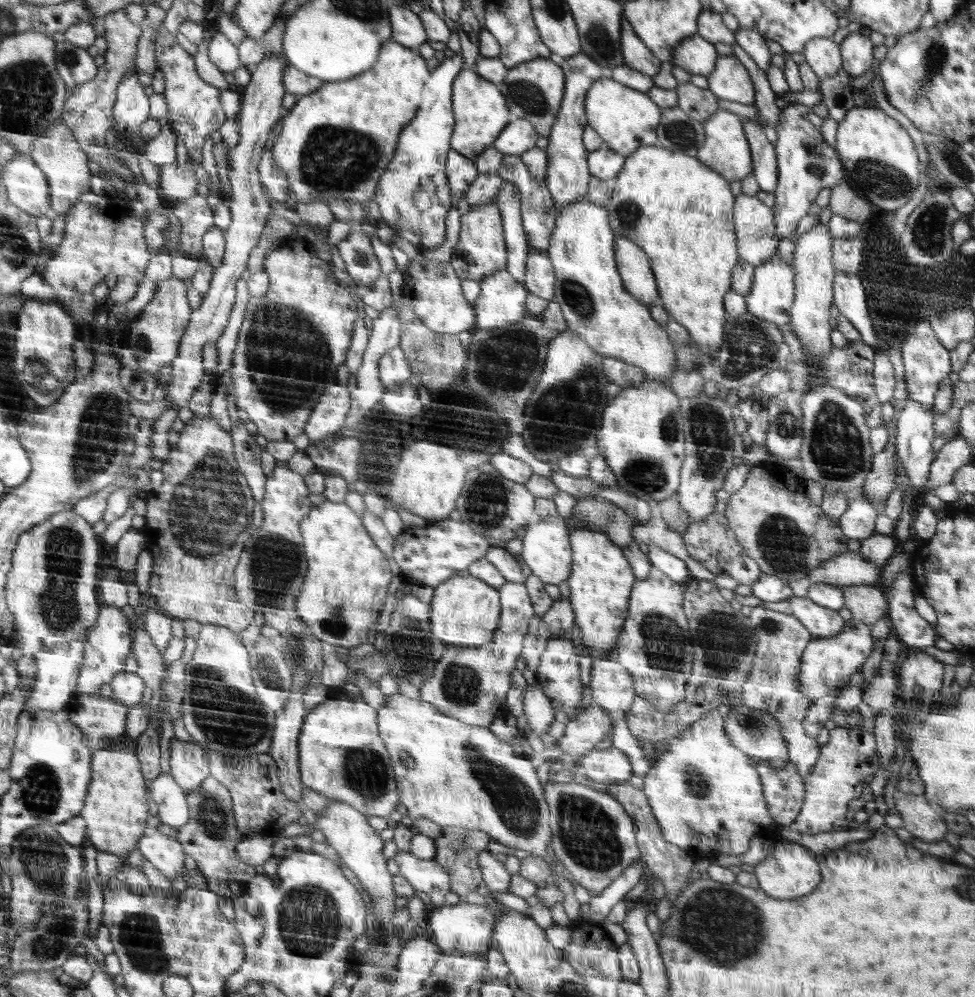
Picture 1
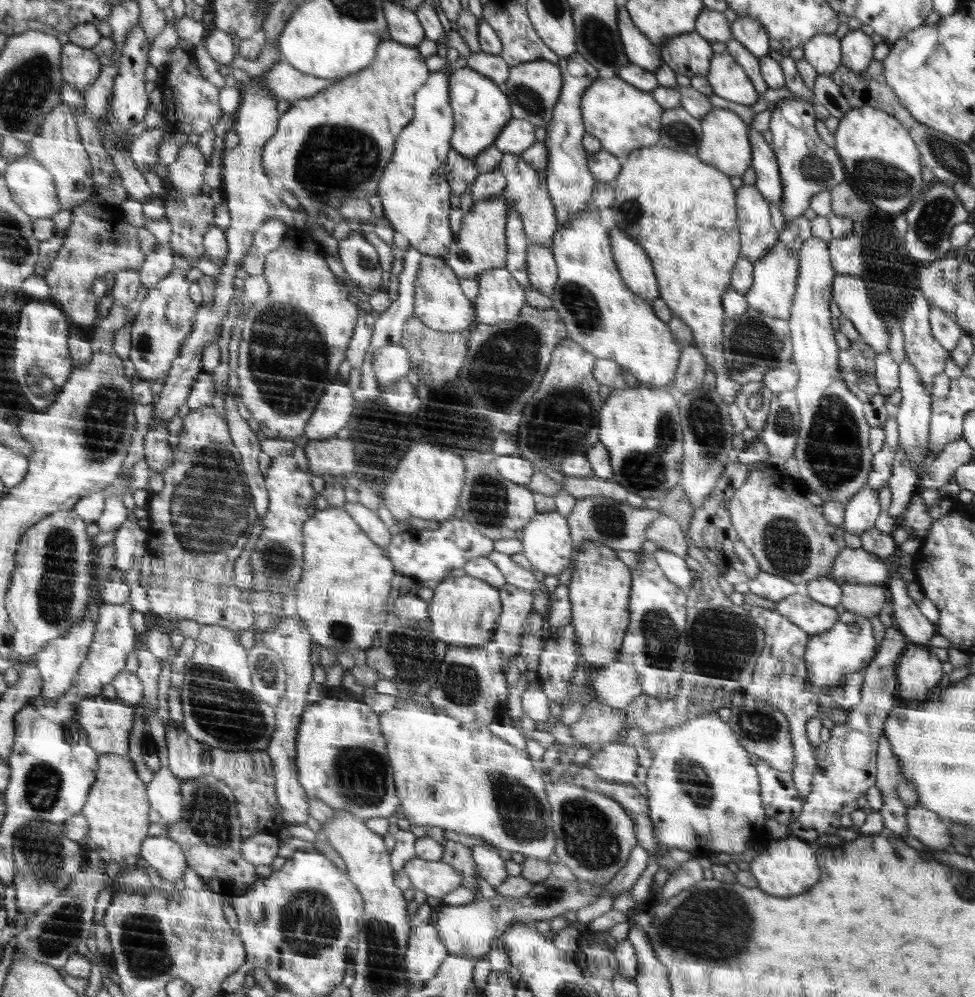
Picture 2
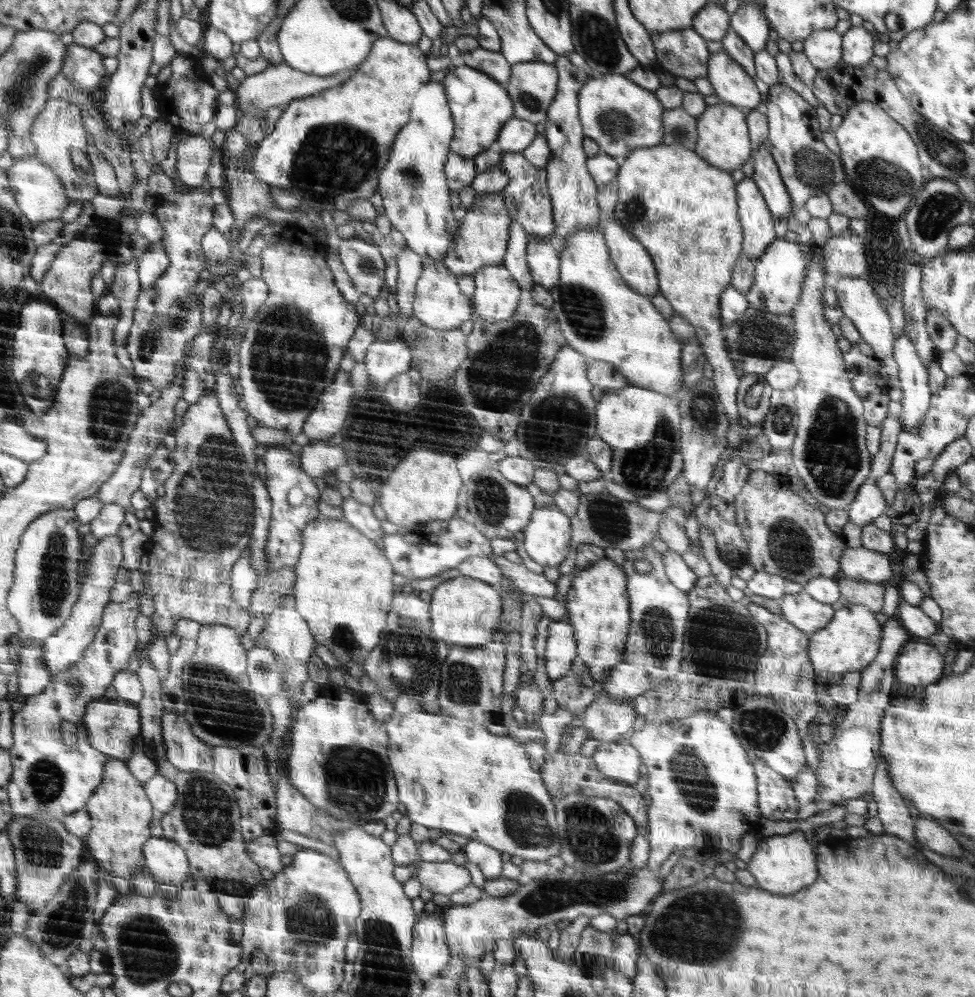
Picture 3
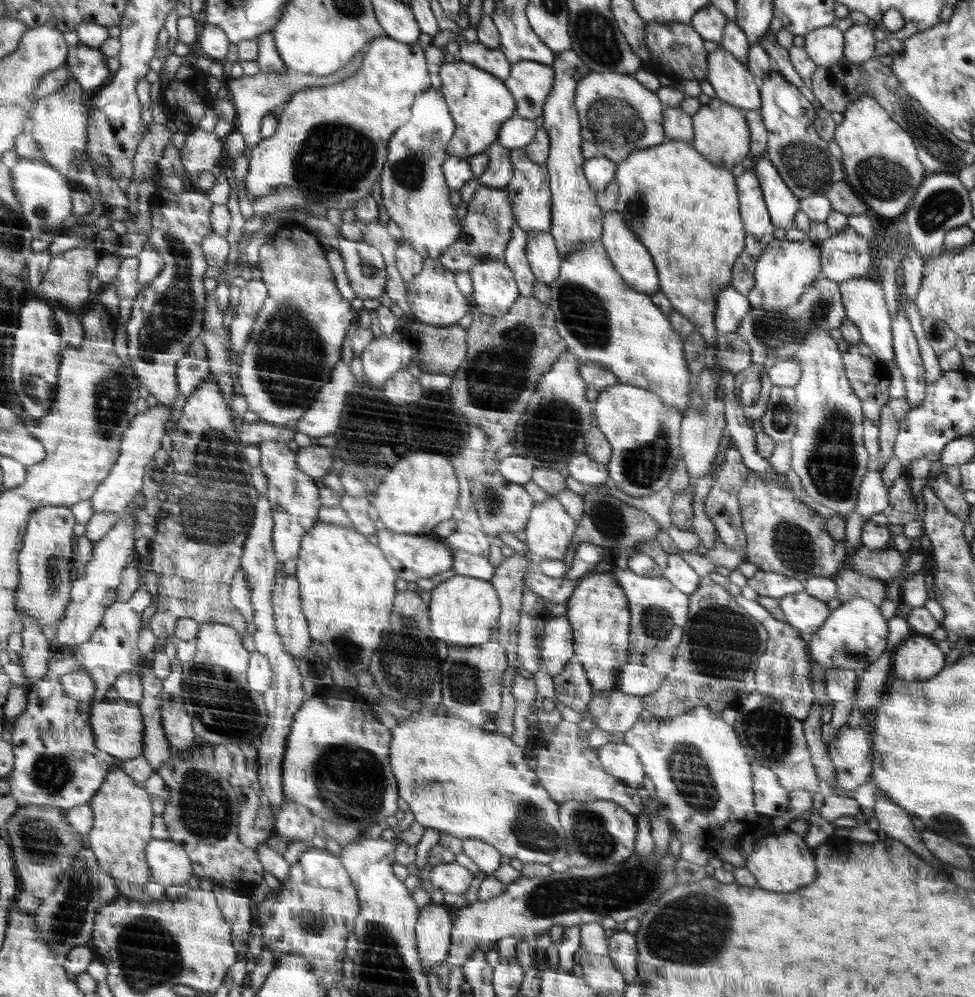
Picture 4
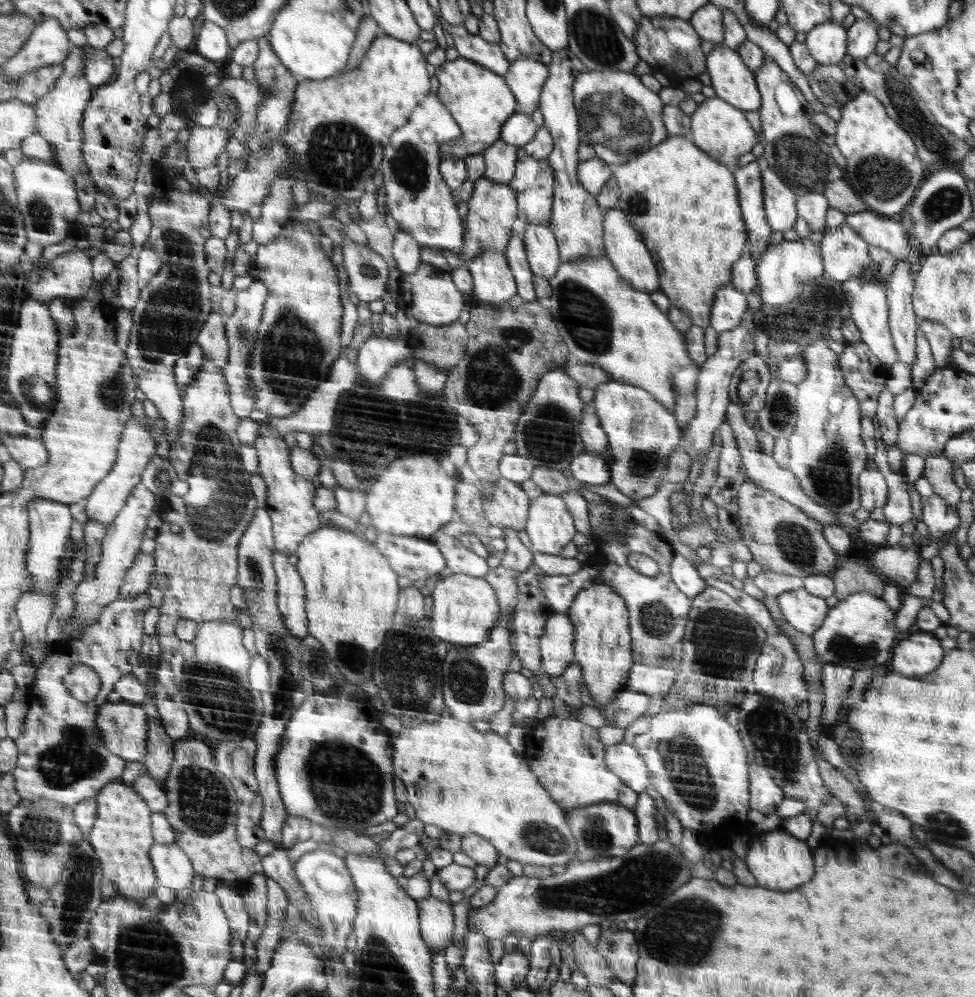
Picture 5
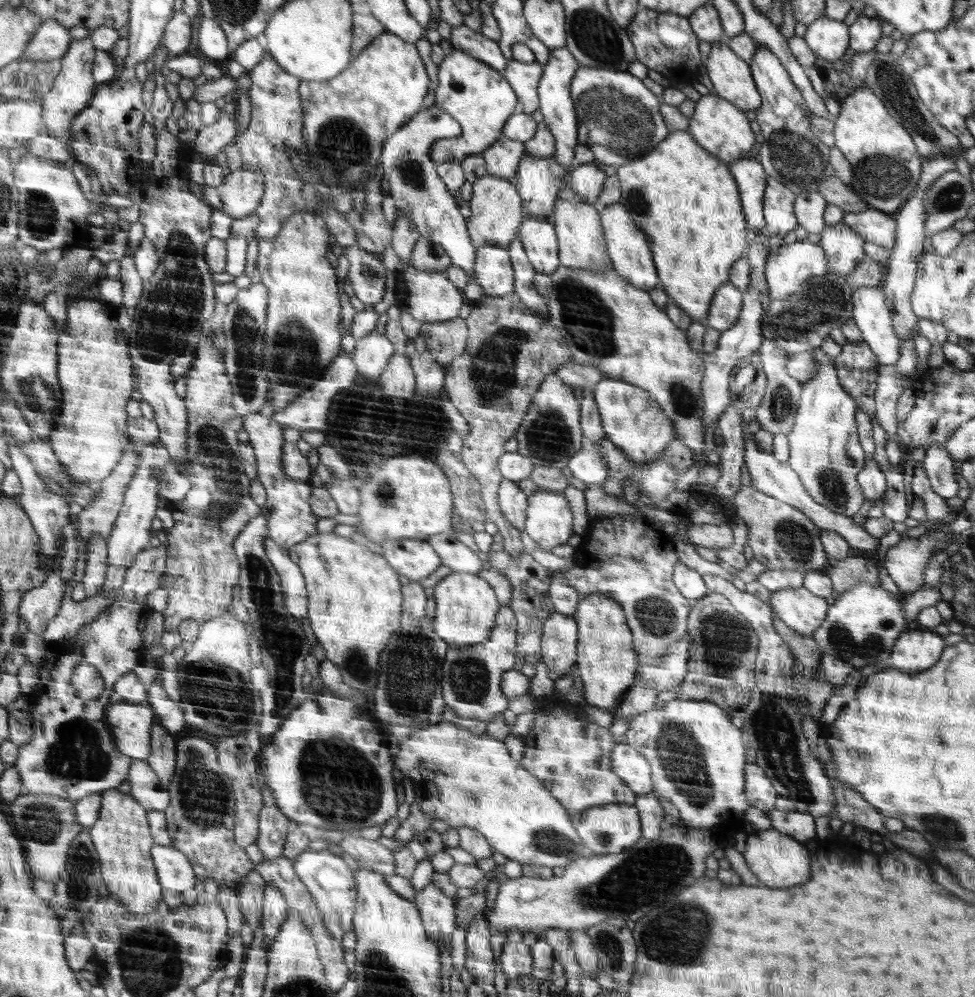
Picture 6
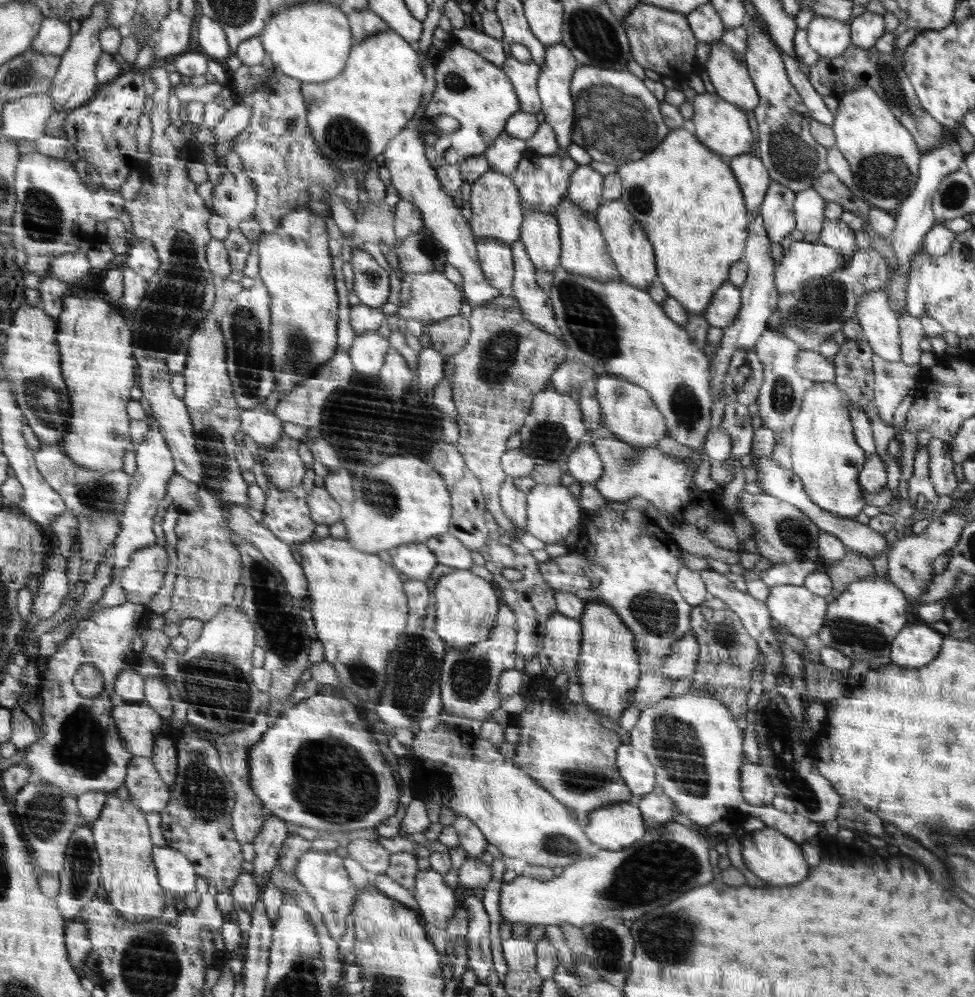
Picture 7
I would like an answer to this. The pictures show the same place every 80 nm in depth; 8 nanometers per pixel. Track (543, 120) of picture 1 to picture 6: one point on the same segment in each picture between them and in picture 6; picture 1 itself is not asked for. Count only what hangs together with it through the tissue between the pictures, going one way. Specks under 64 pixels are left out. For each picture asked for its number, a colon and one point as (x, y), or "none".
2: (535, 87)
3: (534, 85)
4: (531, 81)
5: (527, 76)
6: (526, 77)

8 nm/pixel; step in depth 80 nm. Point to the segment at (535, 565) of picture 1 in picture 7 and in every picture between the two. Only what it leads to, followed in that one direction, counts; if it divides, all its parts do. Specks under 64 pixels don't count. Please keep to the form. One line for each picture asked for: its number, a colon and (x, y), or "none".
2: (546, 542)
3: (546, 539)
4: (550, 528)
5: (549, 527)
6: (549, 523)
7: (552, 510)

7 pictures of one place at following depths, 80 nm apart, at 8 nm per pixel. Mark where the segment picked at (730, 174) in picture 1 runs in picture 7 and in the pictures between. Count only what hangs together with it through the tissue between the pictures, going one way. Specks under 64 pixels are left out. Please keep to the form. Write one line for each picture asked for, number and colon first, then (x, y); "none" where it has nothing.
2: (724, 143)
3: (722, 140)
4: (721, 134)
5: (721, 130)
6: (717, 125)
7: (722, 127)

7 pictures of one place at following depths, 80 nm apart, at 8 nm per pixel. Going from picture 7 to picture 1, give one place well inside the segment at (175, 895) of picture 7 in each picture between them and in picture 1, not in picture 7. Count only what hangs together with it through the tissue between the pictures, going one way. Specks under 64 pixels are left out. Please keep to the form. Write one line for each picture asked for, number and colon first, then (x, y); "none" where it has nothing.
1: (165, 853)
2: (164, 855)
3: (166, 860)
4: (170, 866)
5: (173, 869)
6: (174, 869)

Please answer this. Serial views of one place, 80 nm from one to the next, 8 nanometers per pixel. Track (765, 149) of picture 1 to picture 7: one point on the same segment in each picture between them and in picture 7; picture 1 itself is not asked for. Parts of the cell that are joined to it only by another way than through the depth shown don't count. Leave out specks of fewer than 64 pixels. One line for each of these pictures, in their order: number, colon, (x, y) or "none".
2: (768, 177)
3: (767, 176)
4: (782, 205)
5: (780, 204)
6: (778, 205)
7: (777, 210)

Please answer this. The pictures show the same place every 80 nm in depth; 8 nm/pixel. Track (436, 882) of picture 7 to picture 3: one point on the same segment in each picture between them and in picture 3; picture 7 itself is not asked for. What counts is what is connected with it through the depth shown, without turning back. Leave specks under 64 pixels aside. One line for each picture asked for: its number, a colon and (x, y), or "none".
3: (431, 954)
4: (433, 930)
5: (437, 920)
6: (438, 910)

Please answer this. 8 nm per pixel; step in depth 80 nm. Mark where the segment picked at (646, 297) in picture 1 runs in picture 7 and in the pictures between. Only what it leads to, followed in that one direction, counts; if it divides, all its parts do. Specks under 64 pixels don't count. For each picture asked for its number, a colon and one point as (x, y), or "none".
2: (635, 267)
3: (631, 258)
4: (631, 258)
5: (624, 246)
6: (628, 249)
7: (632, 252)

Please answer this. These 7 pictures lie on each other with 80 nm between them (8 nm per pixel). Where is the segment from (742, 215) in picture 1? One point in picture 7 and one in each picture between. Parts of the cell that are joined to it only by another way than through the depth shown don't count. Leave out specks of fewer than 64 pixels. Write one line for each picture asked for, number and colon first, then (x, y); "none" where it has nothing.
2: (757, 235)
3: (757, 223)
4: (759, 231)
5: (749, 183)
6: (750, 177)
7: (749, 170)

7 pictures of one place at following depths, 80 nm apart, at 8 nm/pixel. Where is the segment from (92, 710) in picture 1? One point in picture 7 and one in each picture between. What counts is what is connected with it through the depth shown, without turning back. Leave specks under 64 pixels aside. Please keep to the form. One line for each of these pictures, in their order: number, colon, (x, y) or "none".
2: (108, 722)
3: (113, 725)
4: (118, 726)
5: (124, 726)
6: (131, 724)
7: (139, 725)

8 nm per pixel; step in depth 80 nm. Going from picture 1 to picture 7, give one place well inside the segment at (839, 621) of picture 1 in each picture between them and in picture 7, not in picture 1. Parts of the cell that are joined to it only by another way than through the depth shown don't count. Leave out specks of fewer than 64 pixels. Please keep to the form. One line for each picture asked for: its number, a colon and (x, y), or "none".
2: (816, 618)
3: (810, 615)
4: (806, 613)
5: (805, 612)
6: (803, 611)
7: (797, 610)

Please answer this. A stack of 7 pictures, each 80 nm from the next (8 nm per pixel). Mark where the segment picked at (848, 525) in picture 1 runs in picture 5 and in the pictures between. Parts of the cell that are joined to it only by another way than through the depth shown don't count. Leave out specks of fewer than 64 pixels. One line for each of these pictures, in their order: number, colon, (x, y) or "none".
2: (861, 511)
3: (869, 503)
4: (873, 499)
5: (873, 486)

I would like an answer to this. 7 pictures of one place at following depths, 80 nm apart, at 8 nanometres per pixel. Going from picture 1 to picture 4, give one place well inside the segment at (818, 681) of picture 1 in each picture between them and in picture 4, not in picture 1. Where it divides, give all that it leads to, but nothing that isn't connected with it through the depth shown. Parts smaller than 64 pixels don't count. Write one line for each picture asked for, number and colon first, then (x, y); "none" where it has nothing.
2: (849, 645)
3: (850, 642)
4: (855, 636)

